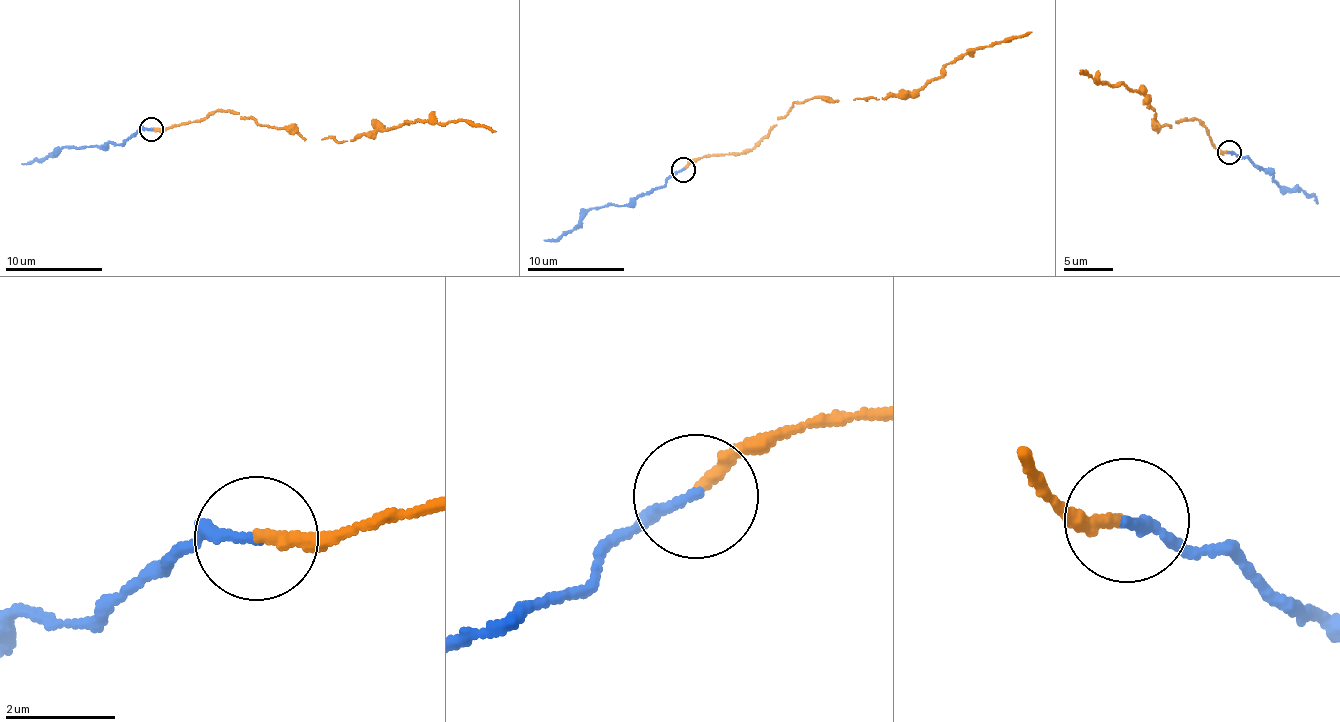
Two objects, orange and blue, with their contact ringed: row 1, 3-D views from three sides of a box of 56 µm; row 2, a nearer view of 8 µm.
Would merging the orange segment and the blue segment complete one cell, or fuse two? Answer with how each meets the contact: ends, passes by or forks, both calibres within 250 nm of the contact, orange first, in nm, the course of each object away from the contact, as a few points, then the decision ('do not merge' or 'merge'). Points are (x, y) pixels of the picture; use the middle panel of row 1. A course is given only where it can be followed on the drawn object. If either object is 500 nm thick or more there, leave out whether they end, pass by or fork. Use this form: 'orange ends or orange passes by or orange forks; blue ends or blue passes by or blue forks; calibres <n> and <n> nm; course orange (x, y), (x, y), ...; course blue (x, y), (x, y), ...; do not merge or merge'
orange ends; blue ends; calibres 220 and 180 nm; course orange (684, 169), (702, 157), (755, 149), (791, 106), (814, 97), (908, 95), (965, 53), (1032, 31); course blue (684, 169), (674, 172), (650, 193), (640, 193), (628, 204), (593, 207), (576, 226), (544, 242); merge

